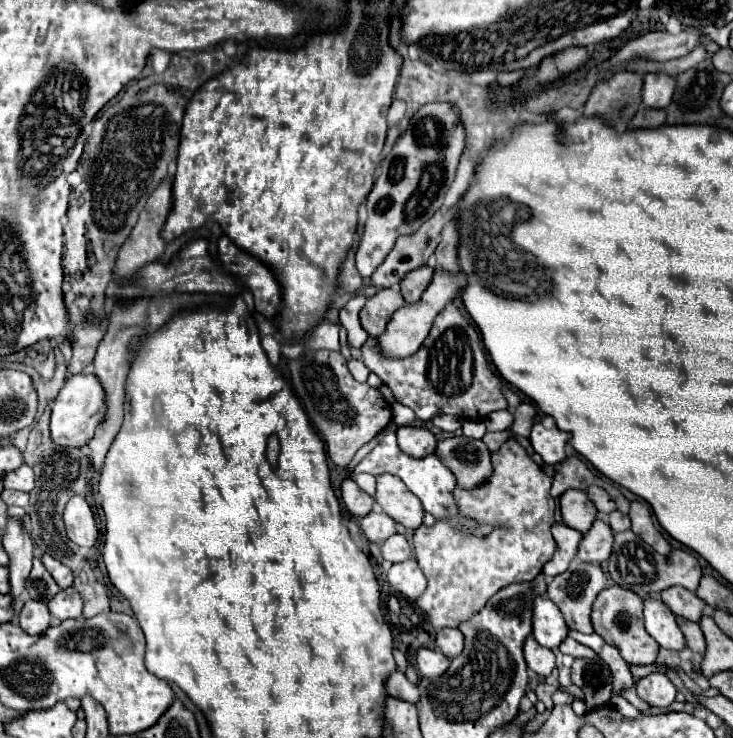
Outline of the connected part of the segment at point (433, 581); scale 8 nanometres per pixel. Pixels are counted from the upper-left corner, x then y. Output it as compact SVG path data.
M515 440L505 442L499 452L491 454L491 462L493 476L485 484L473 490L455 490L459 510L465 518L473 518L481 524L491 524L495 528L489 538L477 540L465 534L457 534L457 530L453 530L447 522L435 522L429 528L419 526L413 534L417 562L427 578L427 590L417 598L417 606L427 614L429 622L435 628L457 628L463 620L469 620L473 614L477 614L481 606L485 606L485 602L501 588L509 584L531 582L543 570L545 562L553 556L555 542L551 536L551 526L555 522L555 500L549 494L553 480L527 456L523 446L519 446L519 442Z

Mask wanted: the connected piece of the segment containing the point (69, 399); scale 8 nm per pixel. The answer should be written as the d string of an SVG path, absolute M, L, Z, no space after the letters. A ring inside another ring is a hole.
M73 374L65 386L59 390L59 396L53 402L51 410L51 440L59 446L65 448L81 448L87 444L95 428L99 426L103 414L105 414L105 392L101 390L101 382L97 382L95 374L83 376L83 374Z

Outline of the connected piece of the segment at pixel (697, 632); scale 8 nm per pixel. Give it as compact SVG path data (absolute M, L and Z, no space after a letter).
M681 616L677 618L677 624L679 624L679 628L681 628L681 632L683 632L685 640L687 640L687 648L703 654L705 652L705 638L703 638L703 632L701 632L699 624L689 622L689 620L681 618Z

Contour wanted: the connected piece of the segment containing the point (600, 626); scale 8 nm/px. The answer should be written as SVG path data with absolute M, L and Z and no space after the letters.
M609 586L601 590L593 602L591 624L595 634L615 646L627 664L655 664L659 646L657 642L653 642L653 638L649 638L643 626L643 602L637 594L633 594L633 590L621 586Z

